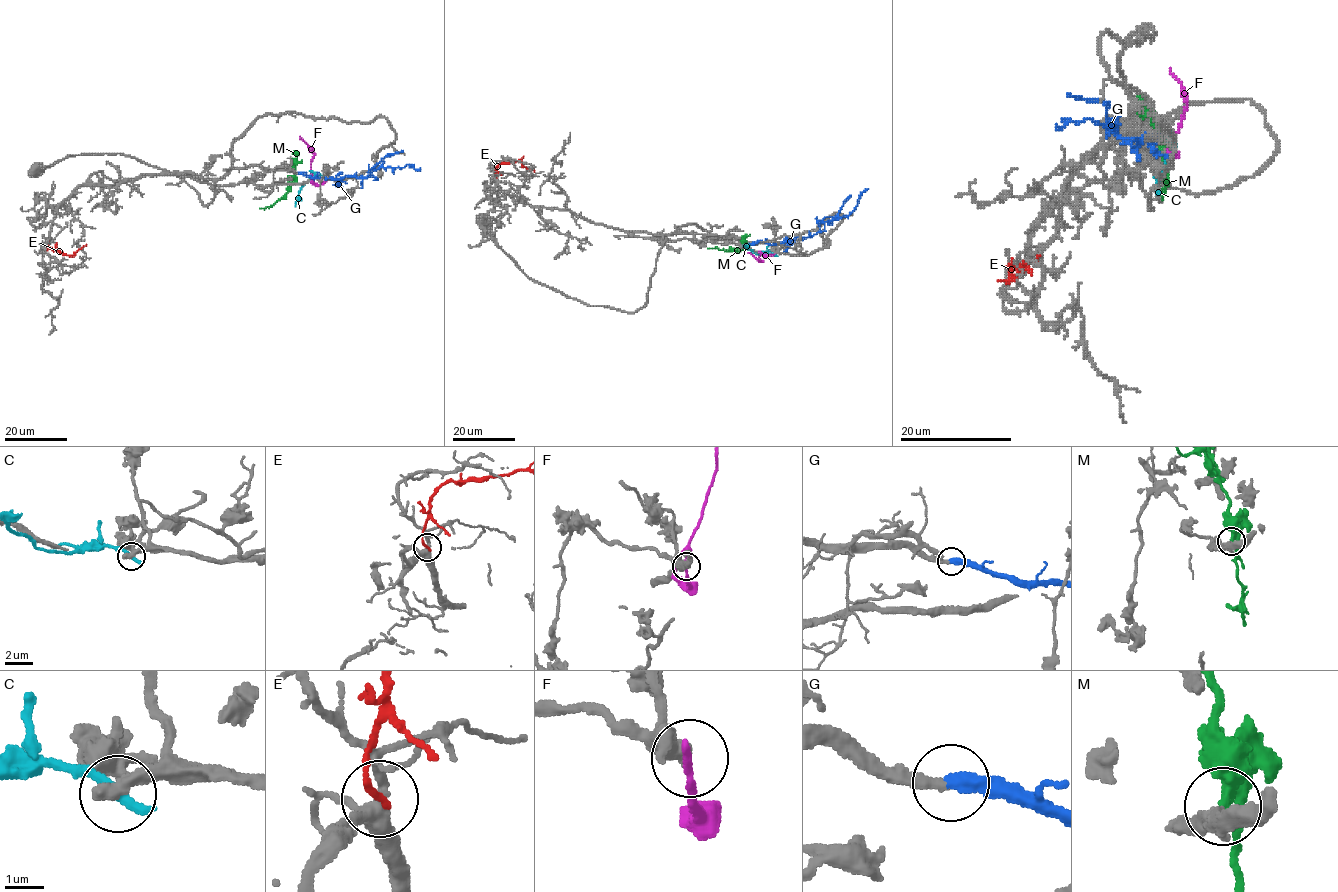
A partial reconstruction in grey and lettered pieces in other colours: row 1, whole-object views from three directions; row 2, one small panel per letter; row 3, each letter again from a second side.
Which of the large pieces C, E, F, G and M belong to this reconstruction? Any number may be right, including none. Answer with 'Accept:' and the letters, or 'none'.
Accept: G, M

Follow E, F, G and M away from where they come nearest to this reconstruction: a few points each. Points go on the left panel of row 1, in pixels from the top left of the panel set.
E: (48, 242), (51, 248), (72, 256), (86, 244)
F: (326, 180), (320, 184), (312, 180), (311, 162), (315, 153), (299, 136)
G: (297, 172), (330, 179), (371, 176), (371, 172), (381, 168), (403, 168), (407, 164), (417, 170), (420, 168)
M: (296, 183), (293, 182), (290, 189), (271, 205), (260, 207)

